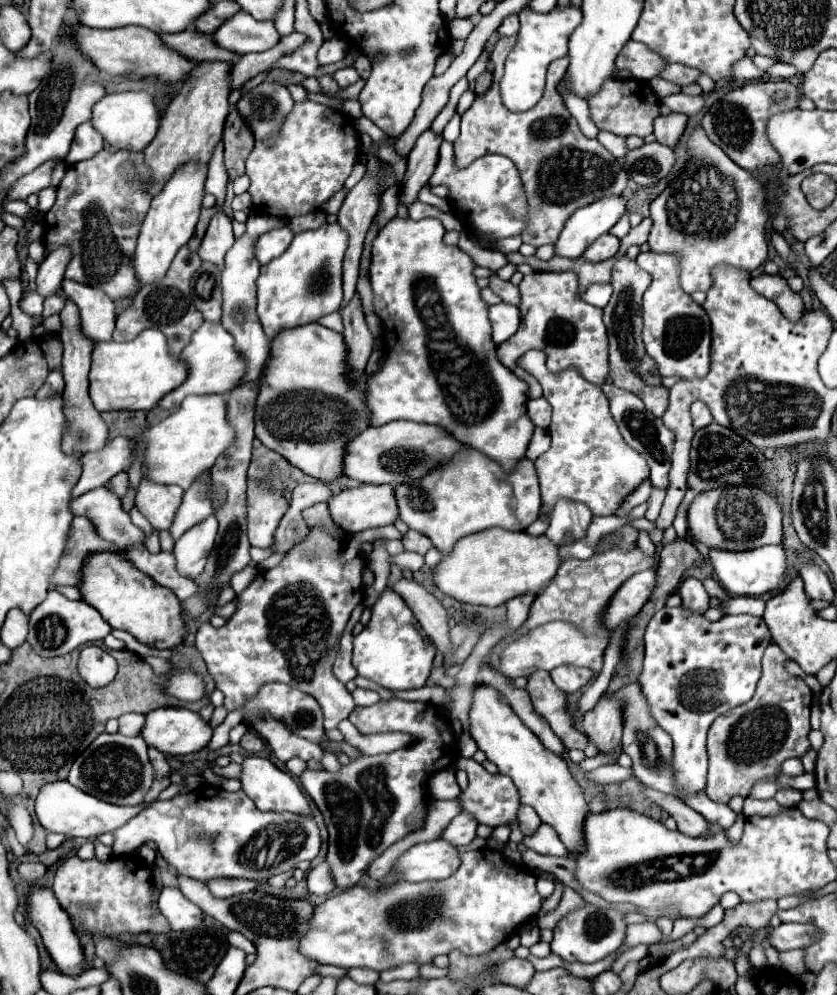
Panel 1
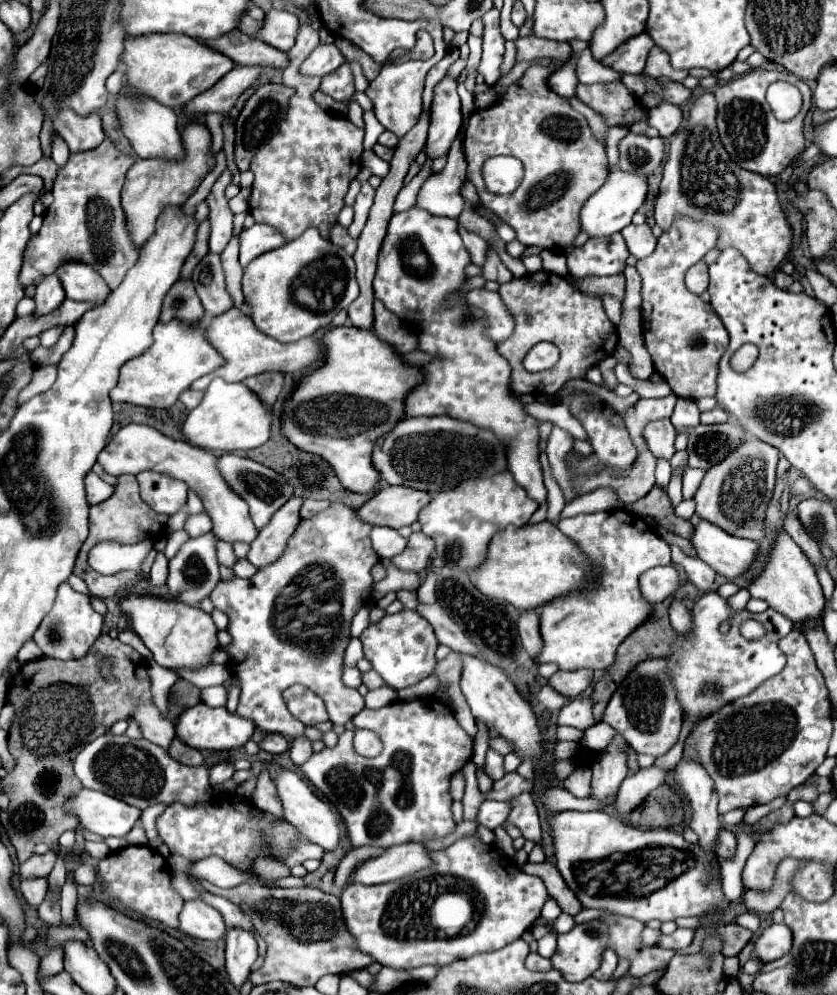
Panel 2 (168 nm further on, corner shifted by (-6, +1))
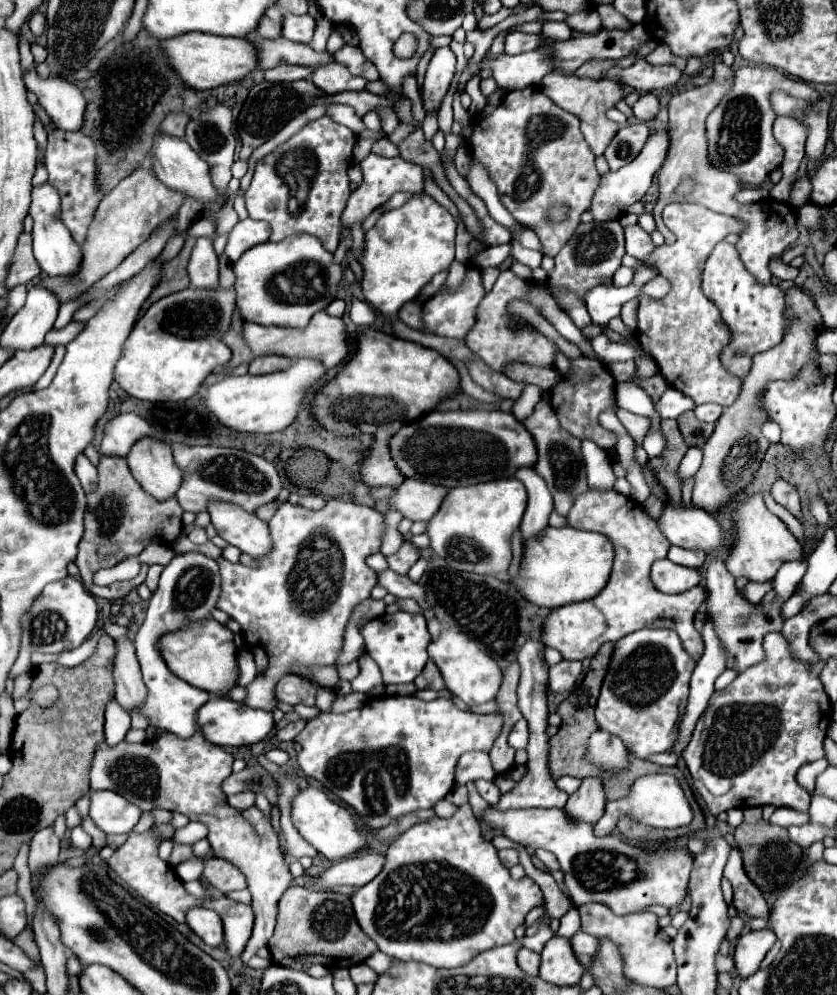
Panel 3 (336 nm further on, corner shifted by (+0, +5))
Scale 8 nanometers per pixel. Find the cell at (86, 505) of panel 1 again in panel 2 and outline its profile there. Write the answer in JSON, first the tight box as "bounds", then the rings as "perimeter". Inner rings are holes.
{"bounds":[86,471,114,505],"perimeter":[[[92,471],[88,473],[88,477],[86,477],[86,499],[90,505],[106,501],[112,493],[114,493],[114,487],[104,483],[96,473],[92,473]]]}

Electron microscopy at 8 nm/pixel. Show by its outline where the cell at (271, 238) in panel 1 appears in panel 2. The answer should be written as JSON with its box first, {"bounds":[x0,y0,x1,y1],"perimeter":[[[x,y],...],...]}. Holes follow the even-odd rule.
{"bounds":[240,225,286,267],"perimeter":[[[252,225],[250,229],[244,229],[240,233],[240,265],[246,267],[256,257],[274,251],[278,247],[286,245],[286,239],[280,231],[268,225]]]}

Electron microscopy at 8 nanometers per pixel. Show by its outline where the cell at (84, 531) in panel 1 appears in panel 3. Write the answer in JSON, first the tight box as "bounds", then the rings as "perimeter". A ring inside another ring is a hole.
{"bounds":[76,455,182,599],"perimeter":[[[102,455],[100,463],[98,463],[98,487],[86,495],[88,499],[88,507],[86,507],[86,515],[84,515],[84,537],[80,541],[80,551],[76,557],[76,565],[80,569],[80,577],[86,585],[86,589],[96,595],[96,597],[104,597],[104,599],[124,599],[130,595],[132,589],[136,589],[138,585],[144,583],[146,573],[148,573],[148,565],[142,565],[142,571],[136,579],[132,581],[116,581],[108,587],[98,587],[94,585],[92,577],[98,569],[108,569],[114,567],[116,563],[120,563],[120,559],[128,557],[128,555],[136,555],[140,551],[144,551],[150,543],[162,543],[162,545],[174,545],[174,541],[178,539],[178,535],[182,533],[182,507],[178,505],[176,497],[170,497],[166,501],[158,501],[152,495],[148,495],[138,481],[132,477],[126,459],[124,457],[108,457]],[[100,541],[104,543],[120,543],[120,553],[110,555],[106,559],[102,559],[96,553],[96,545],[100,545]]]}

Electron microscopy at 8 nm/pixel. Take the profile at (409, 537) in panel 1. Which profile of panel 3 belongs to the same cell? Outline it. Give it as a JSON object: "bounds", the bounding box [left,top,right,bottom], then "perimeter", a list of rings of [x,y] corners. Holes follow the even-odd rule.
{"bounds":[386,541,418,575],"perimeter":[[[404,541],[402,547],[398,549],[398,553],[386,557],[388,567],[400,575],[406,575],[410,571],[410,567],[418,561],[418,551],[414,549],[414,545],[410,541]]]}

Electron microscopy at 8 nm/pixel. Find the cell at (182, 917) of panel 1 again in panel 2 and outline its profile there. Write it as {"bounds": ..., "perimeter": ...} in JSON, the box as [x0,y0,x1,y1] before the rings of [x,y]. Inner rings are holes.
{"bounds":[180,899,226,941],"perimeter":[[[192,899],[184,901],[184,907],[180,911],[180,931],[198,939],[214,941],[224,935],[226,927],[220,911],[200,899]]]}

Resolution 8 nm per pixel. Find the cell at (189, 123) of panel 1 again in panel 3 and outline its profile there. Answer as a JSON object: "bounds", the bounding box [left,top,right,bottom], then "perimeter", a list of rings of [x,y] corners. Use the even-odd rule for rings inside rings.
{"bounds":[36,169,184,303],"perimeter":[[[140,169],[122,179],[110,195],[106,195],[88,227],[88,235],[82,243],[82,265],[76,275],[68,277],[42,277],[36,285],[46,287],[50,293],[58,297],[60,303],[66,303],[70,299],[76,299],[78,295],[86,293],[90,285],[94,285],[98,279],[102,279],[106,273],[110,273],[114,267],[118,267],[132,251],[134,247],[142,245],[152,229],[162,223],[162,219],[168,219],[170,215],[178,213],[180,205],[184,201],[184,195],[178,195],[176,191],[170,191],[164,183],[160,183],[152,171]]]}

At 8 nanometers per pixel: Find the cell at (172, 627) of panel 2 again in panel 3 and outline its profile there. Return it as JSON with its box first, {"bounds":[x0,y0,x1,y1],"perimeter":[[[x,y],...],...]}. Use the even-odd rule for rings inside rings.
{"bounds":[158,619,238,697],"perimeter":[[[210,619],[210,623],[194,627],[194,631],[178,631],[178,635],[166,635],[166,639],[162,639],[158,647],[162,647],[162,655],[170,671],[174,671],[174,675],[178,675],[186,683],[218,697],[224,697],[232,687],[236,687],[238,681],[236,645],[234,633],[226,625],[220,625],[218,621]]]}

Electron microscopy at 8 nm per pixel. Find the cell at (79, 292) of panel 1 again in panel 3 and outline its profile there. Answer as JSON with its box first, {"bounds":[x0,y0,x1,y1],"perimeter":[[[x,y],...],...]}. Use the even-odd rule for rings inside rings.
{"bounds":[30,183,82,275],"perimeter":[[[50,183],[36,185],[32,189],[32,205],[30,205],[30,215],[34,219],[34,229],[32,229],[32,241],[34,241],[34,257],[40,265],[40,269],[46,275],[74,275],[82,263],[82,251],[78,243],[72,239],[68,227],[60,219],[60,195],[54,191]]]}

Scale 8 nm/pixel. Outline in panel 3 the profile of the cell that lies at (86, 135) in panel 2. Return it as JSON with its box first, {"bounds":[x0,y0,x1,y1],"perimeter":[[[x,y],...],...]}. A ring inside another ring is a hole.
{"bounds":[24,63,86,131],"perimeter":[[[34,63],[24,73],[24,83],[26,83],[28,91],[32,91],[38,97],[38,103],[46,109],[46,113],[50,115],[50,119],[56,123],[58,129],[80,131],[86,101],[74,83],[70,83],[62,77],[42,79],[36,73]]]}

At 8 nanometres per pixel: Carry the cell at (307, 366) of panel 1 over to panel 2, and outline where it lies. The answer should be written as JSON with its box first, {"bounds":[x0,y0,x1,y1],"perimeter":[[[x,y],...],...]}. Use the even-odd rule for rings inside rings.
{"bounds":[280,327,422,493],"perimeter":[[[334,327],[324,335],[324,355],[326,361],[322,367],[312,369],[296,381],[296,387],[290,399],[284,401],[280,413],[282,435],[300,451],[322,457],[336,473],[344,489],[356,493],[368,493],[380,479],[378,471],[372,467],[370,453],[376,439],[388,433],[404,415],[404,395],[420,383],[422,375],[416,367],[402,363],[398,351],[380,341],[372,331],[356,327]]]}

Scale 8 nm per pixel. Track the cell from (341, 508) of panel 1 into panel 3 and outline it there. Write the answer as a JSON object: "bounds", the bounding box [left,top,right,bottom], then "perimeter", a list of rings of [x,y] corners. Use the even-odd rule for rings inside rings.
{"bounds":[390,479,448,521],"perimeter":[[[406,479],[398,489],[394,489],[394,495],[390,495],[390,507],[398,509],[412,521],[430,521],[446,495],[448,487],[418,479]]]}

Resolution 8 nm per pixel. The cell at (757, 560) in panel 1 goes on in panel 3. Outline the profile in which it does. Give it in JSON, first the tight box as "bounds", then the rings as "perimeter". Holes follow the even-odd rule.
{"bounds":[658,505,722,551],"perimeter":[[[664,505],[658,527],[662,535],[678,547],[714,551],[722,543],[722,529],[716,519],[696,505]]]}

